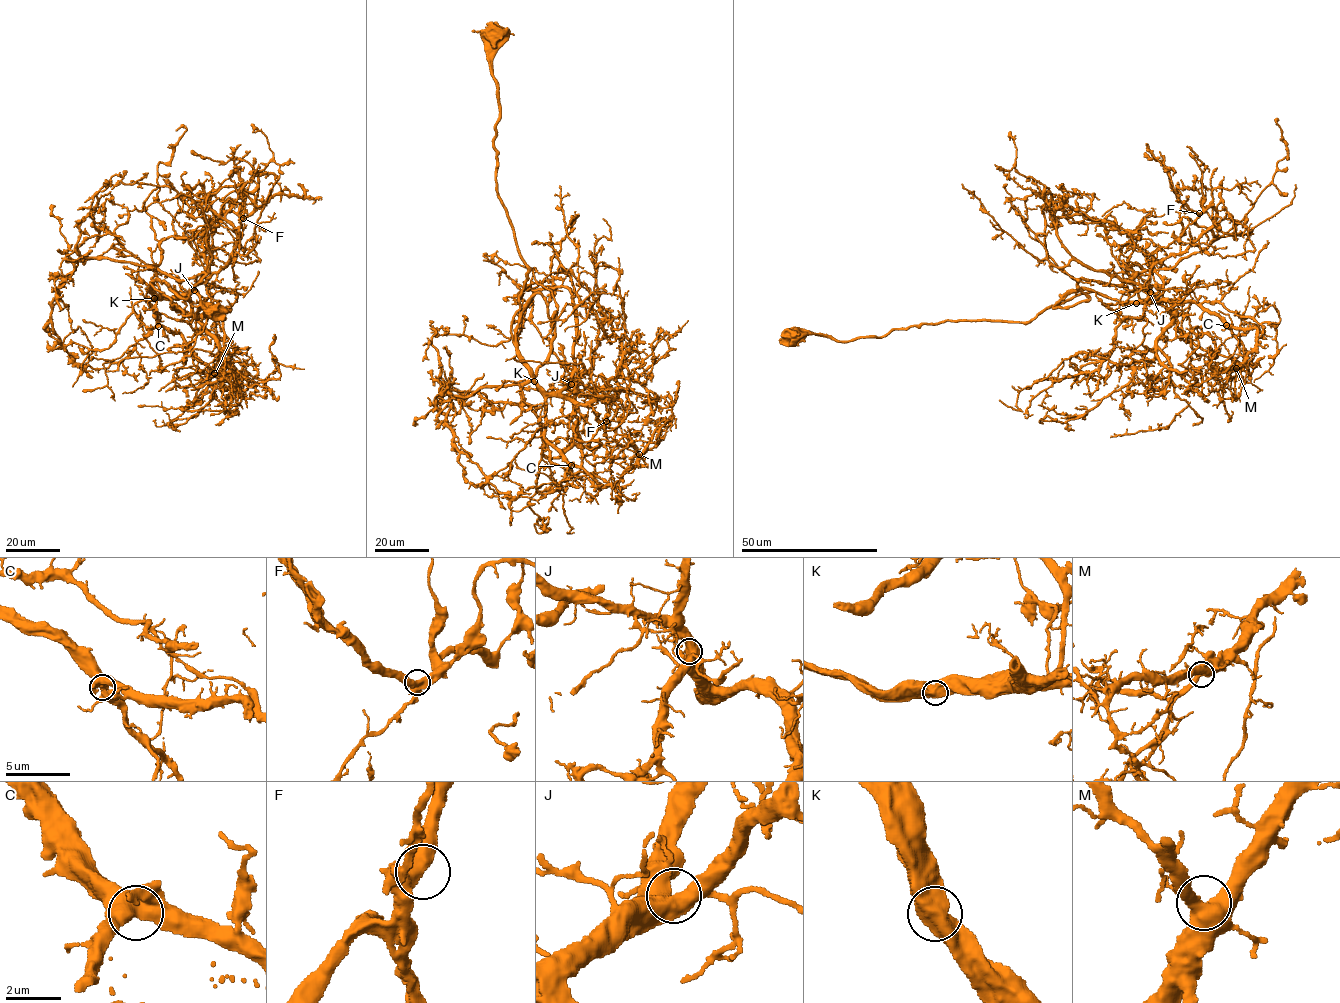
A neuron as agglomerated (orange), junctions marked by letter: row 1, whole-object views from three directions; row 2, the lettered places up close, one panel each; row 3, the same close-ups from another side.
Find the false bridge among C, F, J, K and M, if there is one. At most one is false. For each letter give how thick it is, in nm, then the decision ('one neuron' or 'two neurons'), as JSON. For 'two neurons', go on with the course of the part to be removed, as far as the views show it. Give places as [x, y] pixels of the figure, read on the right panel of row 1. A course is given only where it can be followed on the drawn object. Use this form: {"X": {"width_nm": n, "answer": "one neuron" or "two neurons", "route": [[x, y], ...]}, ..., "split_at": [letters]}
{"C": {"width_nm": 480, "answer": "one neuron"}, "F": {"width_nm": 500, "answer": "one neuron"}, "J": {"width_nm": 650, "answer": "one neuron"}, "K": {"width_nm": 750, "answer": "one neuron"}, "M": {"width_nm": 550, "answer": "one neuron"}, "split_at": []}

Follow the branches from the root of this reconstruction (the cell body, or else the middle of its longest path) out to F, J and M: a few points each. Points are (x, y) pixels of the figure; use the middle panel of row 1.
F: (493, 34), (496, 188), (527, 270), (512, 340), (545, 392), (575, 382), (604, 401), (606, 421)
J: (493, 34), (498, 31), (492, 64), (500, 105), (496, 188), (527, 270), (512, 340), (545, 392), (571, 384)
M: (493, 34), (496, 188), (527, 270), (511, 336), (543, 393), (545, 439), (601, 486), (639, 454)

